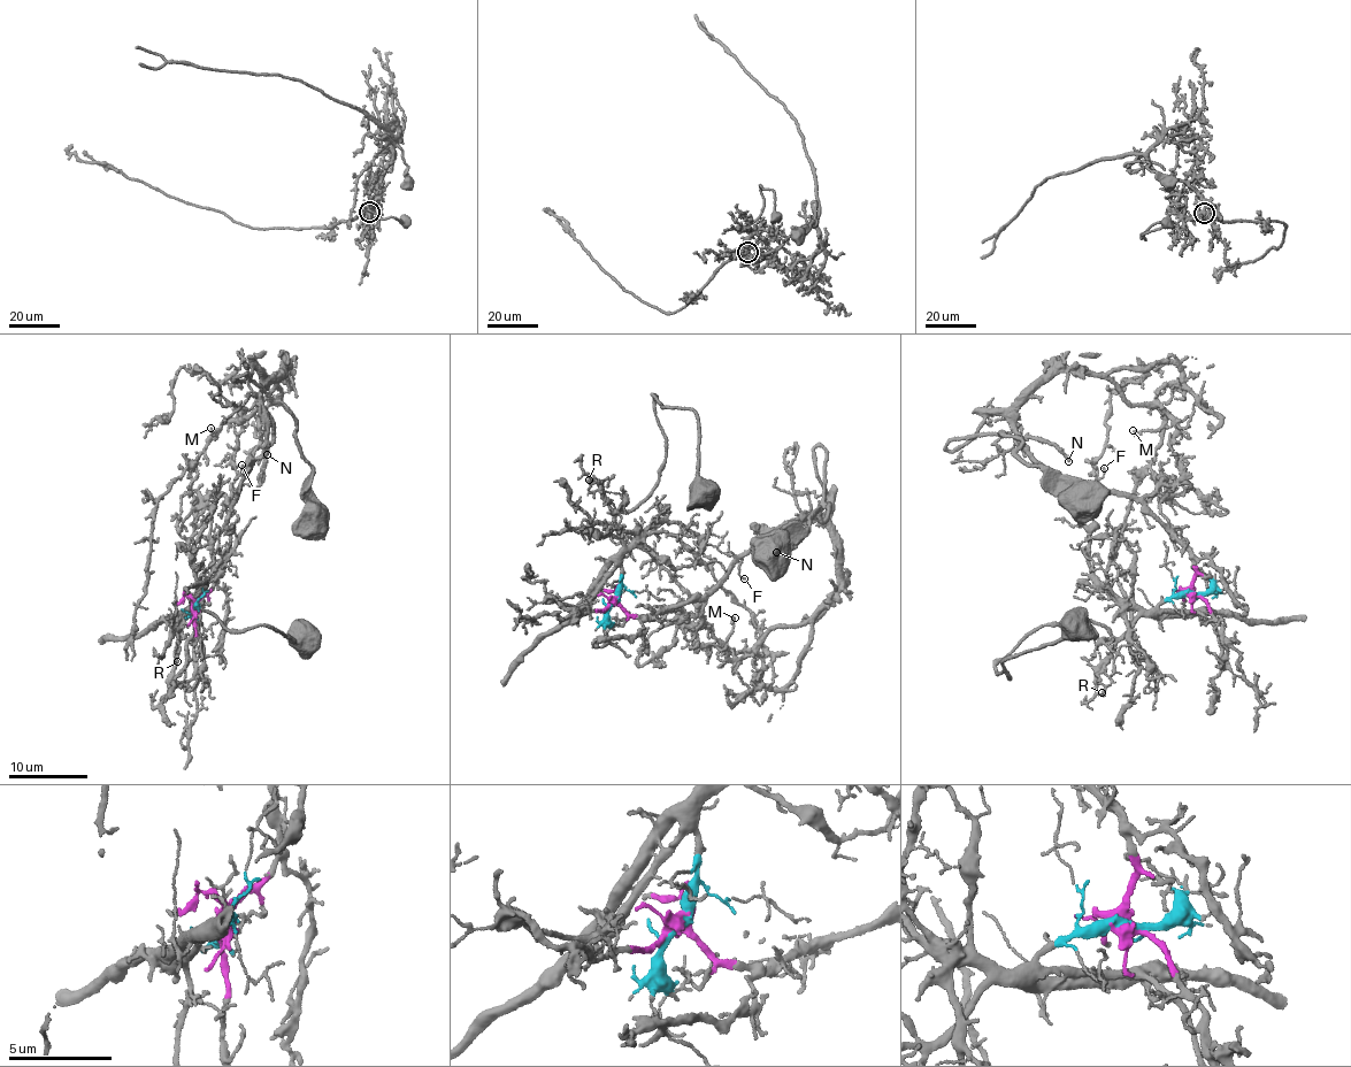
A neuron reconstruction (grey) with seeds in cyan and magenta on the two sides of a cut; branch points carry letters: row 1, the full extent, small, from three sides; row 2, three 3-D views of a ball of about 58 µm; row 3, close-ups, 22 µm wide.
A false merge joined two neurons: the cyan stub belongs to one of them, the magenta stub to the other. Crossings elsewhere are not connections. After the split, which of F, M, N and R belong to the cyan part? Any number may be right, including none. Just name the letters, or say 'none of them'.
R

